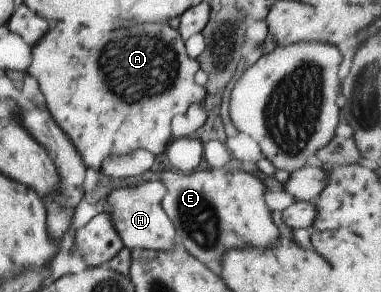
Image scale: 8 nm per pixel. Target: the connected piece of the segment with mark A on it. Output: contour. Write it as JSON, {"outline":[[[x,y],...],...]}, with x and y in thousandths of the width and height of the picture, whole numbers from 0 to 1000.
{"outline":[[[150,79],[87,168],[87,223],[76,229],[76,250],[97,271],[129,387],[139,401],[160,401],[144,414],[181,462],[223,565],[262,592],[265,565],[286,538],[339,531],[354,510],[386,510],[404,534],[433,521],[454,476],[454,401],[486,394],[501,360],[530,353],[541,325],[541,305],[512,284],[512,250],[522,243],[520,202],[496,195],[470,106],[412,79],[349,86],[339,99],[265,120],[260,161],[228,168],[218,195],[202,195],[202,175],[192,175],[192,195],[176,195],[176,175],[192,154],[186,120],[192,99],[181,99],[176,79]]]}

